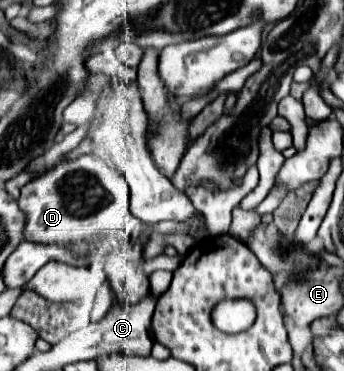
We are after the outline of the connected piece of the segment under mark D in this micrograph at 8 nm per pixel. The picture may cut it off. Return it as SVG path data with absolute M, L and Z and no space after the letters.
M87 154L61 162L47 174L21 188L19 208L27 214L25 240L43 244L71 244L93 240L109 230L127 230L129 234L135 234L139 232L139 218L131 214L129 200L131 192L125 176L101 158Z

